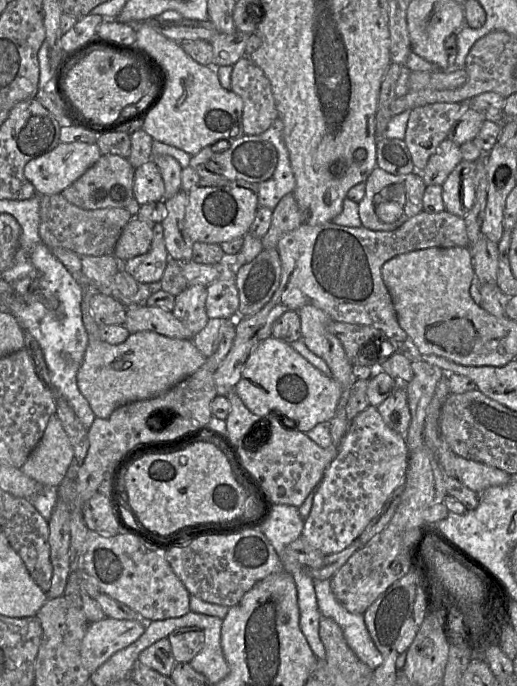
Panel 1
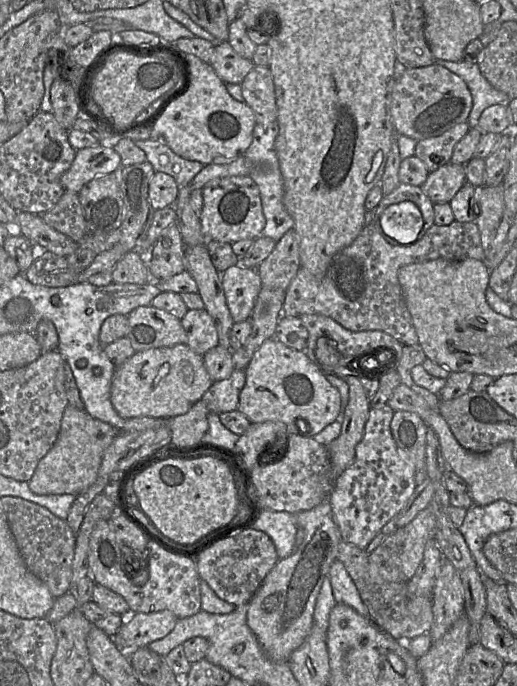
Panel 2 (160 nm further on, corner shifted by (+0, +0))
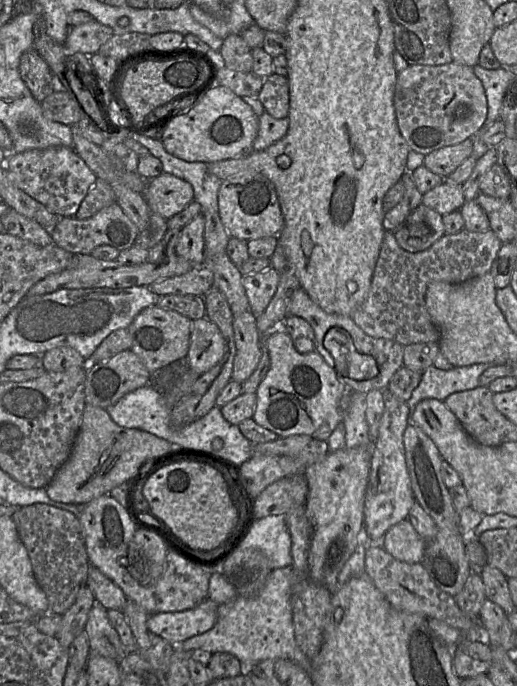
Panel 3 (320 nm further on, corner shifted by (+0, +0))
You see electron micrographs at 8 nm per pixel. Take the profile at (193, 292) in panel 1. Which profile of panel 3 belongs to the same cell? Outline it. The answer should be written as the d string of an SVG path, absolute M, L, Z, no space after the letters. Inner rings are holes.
M207 318L191 321L190 345L186 364L197 375L212 369L225 355L224 338L213 322Z

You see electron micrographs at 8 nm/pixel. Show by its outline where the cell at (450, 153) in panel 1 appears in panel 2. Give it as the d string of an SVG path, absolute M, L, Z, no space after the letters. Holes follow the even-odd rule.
M449 162L430 172L421 186L422 191L435 203L450 203L467 181L465 166Z

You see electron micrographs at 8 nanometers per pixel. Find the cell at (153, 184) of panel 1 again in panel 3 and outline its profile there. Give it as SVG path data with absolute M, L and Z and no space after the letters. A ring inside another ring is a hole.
M163 173L147 181L145 199L151 212L168 220L194 200L194 191L189 182Z

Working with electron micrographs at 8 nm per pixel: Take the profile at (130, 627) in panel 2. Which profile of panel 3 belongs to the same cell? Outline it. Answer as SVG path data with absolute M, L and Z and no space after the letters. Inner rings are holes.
M208 597L197 607L176 612L158 612L147 620L148 629L171 644L205 633L217 621L219 604Z

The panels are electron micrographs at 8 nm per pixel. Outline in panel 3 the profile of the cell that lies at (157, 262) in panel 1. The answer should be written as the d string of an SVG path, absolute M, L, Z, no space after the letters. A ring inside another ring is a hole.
M202 211L180 230L180 238L176 246L176 253L190 261L197 268L204 264L205 219Z

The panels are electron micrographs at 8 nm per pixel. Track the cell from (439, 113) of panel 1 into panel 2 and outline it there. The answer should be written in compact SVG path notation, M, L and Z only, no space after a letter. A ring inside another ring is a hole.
M468 122L457 124L440 136L417 141L415 156L426 165L429 173L450 162L456 144L467 134Z

